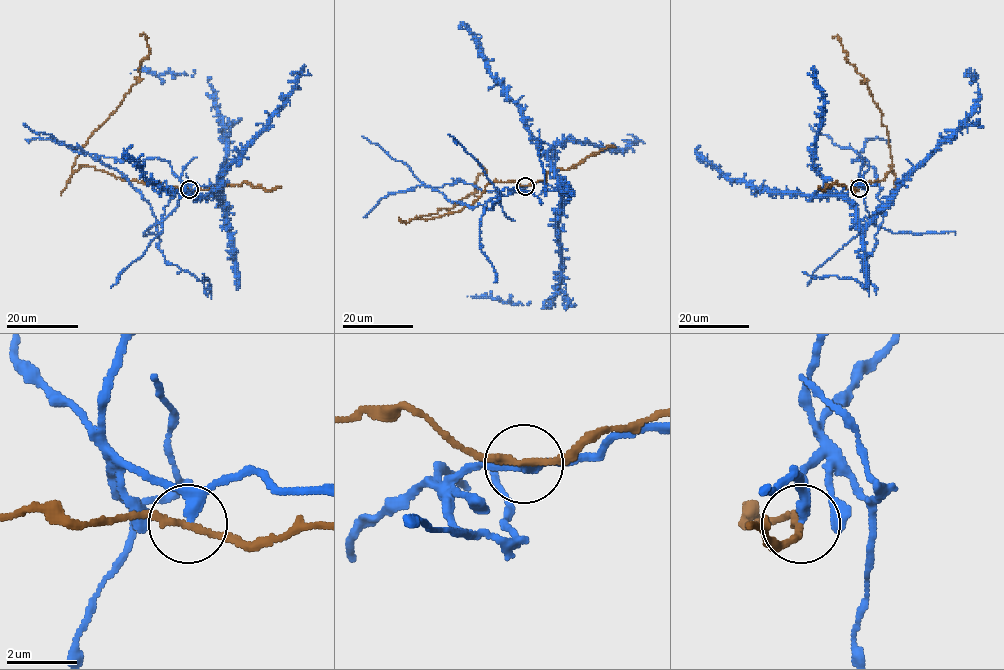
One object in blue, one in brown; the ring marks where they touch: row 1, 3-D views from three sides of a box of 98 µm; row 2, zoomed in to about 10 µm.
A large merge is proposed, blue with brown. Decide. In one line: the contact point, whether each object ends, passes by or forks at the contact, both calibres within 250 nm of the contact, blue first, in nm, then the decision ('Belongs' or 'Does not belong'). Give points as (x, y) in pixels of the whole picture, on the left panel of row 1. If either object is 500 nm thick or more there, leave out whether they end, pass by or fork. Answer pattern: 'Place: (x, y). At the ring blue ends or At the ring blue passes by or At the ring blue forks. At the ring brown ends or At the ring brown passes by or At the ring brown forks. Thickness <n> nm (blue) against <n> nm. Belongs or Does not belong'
Place: (189, 189). At the ring blue passes by. At the ring brown passes by. Thickness 240 nm (blue) against 180 nm. Does not belong

